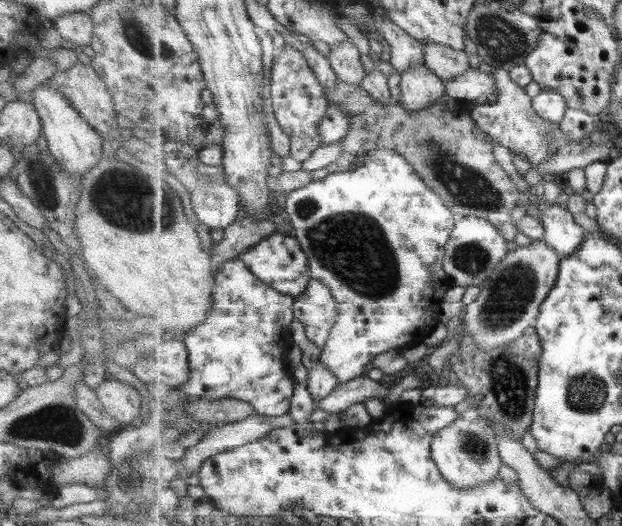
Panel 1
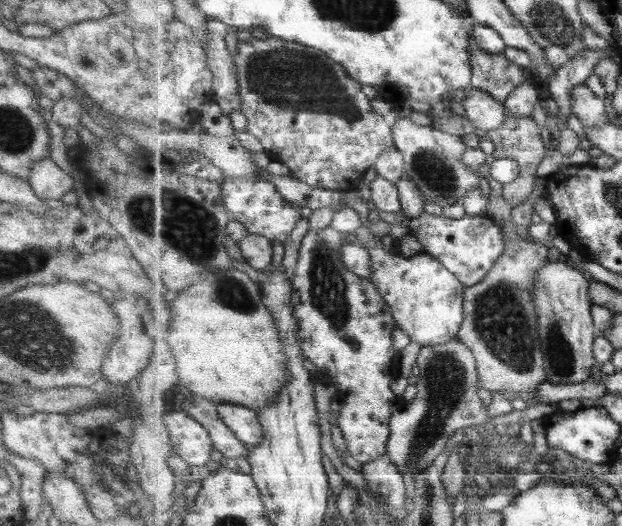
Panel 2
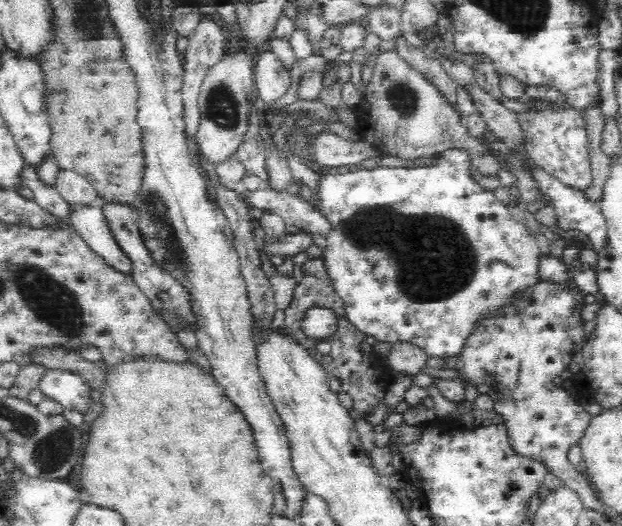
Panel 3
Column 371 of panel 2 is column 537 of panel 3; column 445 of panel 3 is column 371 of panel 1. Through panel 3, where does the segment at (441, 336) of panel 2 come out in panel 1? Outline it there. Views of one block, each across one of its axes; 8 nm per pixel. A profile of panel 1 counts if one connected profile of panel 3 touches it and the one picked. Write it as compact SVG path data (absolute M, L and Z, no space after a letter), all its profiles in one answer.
M373 150L368 152L363 160L364 163L359 168L347 172L328 173L328 175L316 182L311 182L304 188L295 190L288 196L285 205L285 211L294 229L294 234L298 242L301 244L309 258L309 268L313 279L321 280L323 284L327 284L333 290L333 296L337 298L337 323L335 323L330 338L325 345L323 354L320 356L320 362L325 363L333 375L339 377L340 383L346 383L354 378L360 377L363 368L369 364L377 355L392 351L401 350L402 352L413 345L423 342L433 326L441 319L441 305L445 292L449 290L450 278L444 269L446 246L451 238L453 229L456 227L456 221L459 218L453 214L452 209L448 207L425 182L419 174L415 172L413 165L401 154L397 154L394 150Z

